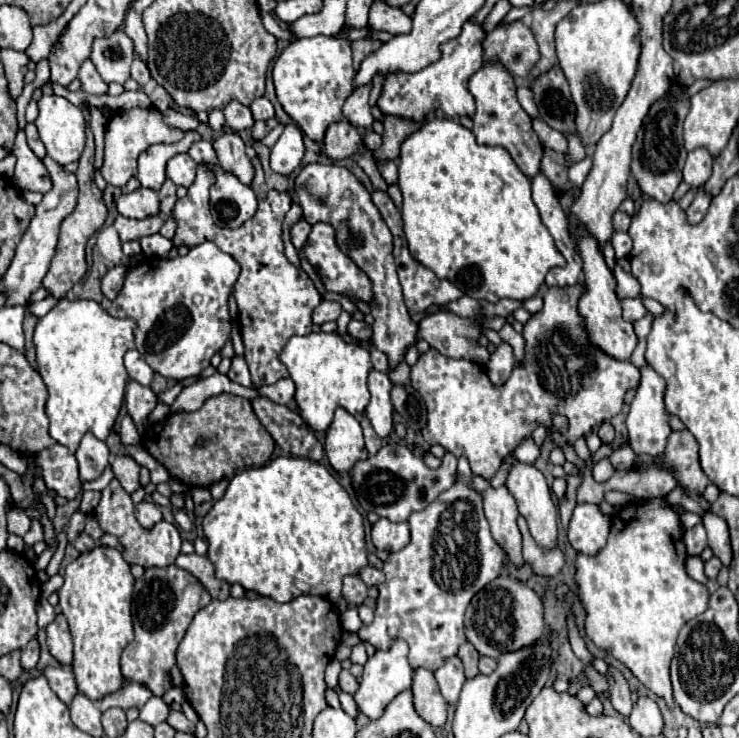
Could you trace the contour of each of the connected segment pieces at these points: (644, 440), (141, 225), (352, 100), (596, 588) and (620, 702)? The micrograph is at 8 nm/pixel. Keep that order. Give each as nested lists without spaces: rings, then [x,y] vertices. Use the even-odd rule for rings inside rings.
[[[645,365],[641,367],[641,385],[637,387],[637,395],[631,403],[631,411],[627,415],[627,431],[629,431],[629,439],[631,439],[631,449],[635,451],[635,455],[661,455],[661,451],[665,449],[667,437],[671,433],[671,427],[667,423],[669,413],[665,411],[663,405],[663,393],[665,393],[665,379],[661,379],[661,375],[657,375],[657,371],[653,371],[653,367]]]
[[[117,215],[115,219],[115,229],[119,233],[119,239],[121,241],[131,241],[131,239],[141,239],[141,237],[147,237],[147,235],[153,235],[153,233],[159,233],[163,221],[157,217],[149,217],[149,219],[127,219],[123,215]]]
[[[371,85],[357,87],[343,105],[343,117],[359,129],[369,129],[373,125],[373,115],[369,107],[369,91],[371,91]]]
[[[649,499],[645,503],[635,503],[623,507],[611,523],[611,533],[607,545],[599,549],[597,555],[579,555],[575,567],[575,581],[579,585],[581,603],[587,611],[585,631],[593,643],[609,651],[615,659],[631,669],[631,673],[655,695],[665,699],[669,709],[677,709],[673,699],[673,687],[669,679],[669,663],[673,659],[677,635],[681,627],[705,613],[709,591],[705,585],[697,583],[685,573],[685,543],[683,529],[679,523],[679,513],[673,511],[665,499]]]
[[[609,665],[609,669],[607,669],[607,683],[609,683],[609,693],[611,693],[613,707],[621,715],[627,717],[631,713],[633,701],[631,701],[631,691],[629,691],[629,685],[627,685],[623,673],[619,669],[615,669],[615,667]]]

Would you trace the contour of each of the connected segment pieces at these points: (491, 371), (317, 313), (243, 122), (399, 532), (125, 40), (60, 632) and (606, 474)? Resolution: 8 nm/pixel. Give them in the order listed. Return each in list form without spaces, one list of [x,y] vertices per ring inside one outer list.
[[[503,341],[495,353],[489,357],[489,363],[485,365],[485,371],[489,375],[489,379],[495,383],[495,385],[501,385],[505,379],[509,379],[511,371],[515,367],[515,355],[513,355],[513,347]]]
[[[321,301],[319,307],[313,311],[313,323],[315,325],[323,325],[327,321],[337,321],[341,313],[341,305],[339,303],[333,303],[333,301]]]
[[[231,99],[225,109],[225,125],[231,129],[231,131],[243,131],[243,129],[251,129],[253,127],[253,117],[251,117],[251,111],[249,107],[241,105],[237,99]]]
[[[381,517],[371,529],[371,541],[379,551],[399,551],[409,543],[409,527],[407,523],[393,523]]]
[[[117,29],[111,37],[95,39],[89,57],[105,83],[125,83],[133,61],[133,41]]]
[[[57,613],[55,621],[47,627],[47,645],[51,655],[63,665],[69,667],[73,661],[73,643],[67,627],[67,619],[63,613]]]
[[[607,459],[599,461],[599,463],[593,467],[593,477],[595,477],[595,481],[599,481],[599,483],[605,483],[613,473],[615,473],[615,469],[611,467],[611,463],[609,463]]]

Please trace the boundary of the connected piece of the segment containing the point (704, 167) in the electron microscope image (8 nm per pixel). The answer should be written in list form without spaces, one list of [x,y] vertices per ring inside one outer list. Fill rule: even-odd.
[[[697,147],[697,149],[689,151],[687,163],[683,169],[683,179],[691,185],[691,189],[701,187],[701,183],[705,183],[705,179],[709,179],[711,163],[713,163],[713,157],[705,147]]]

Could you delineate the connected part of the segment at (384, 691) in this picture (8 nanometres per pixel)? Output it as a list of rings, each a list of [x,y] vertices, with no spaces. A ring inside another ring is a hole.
[[[395,639],[387,651],[377,649],[375,655],[369,657],[369,661],[365,663],[365,671],[361,675],[361,685],[359,685],[359,691],[355,693],[355,701],[361,713],[365,713],[369,719],[377,719],[381,711],[385,711],[387,703],[391,703],[401,691],[411,687],[413,667],[407,661],[407,653],[409,653],[407,643],[403,639]]]

